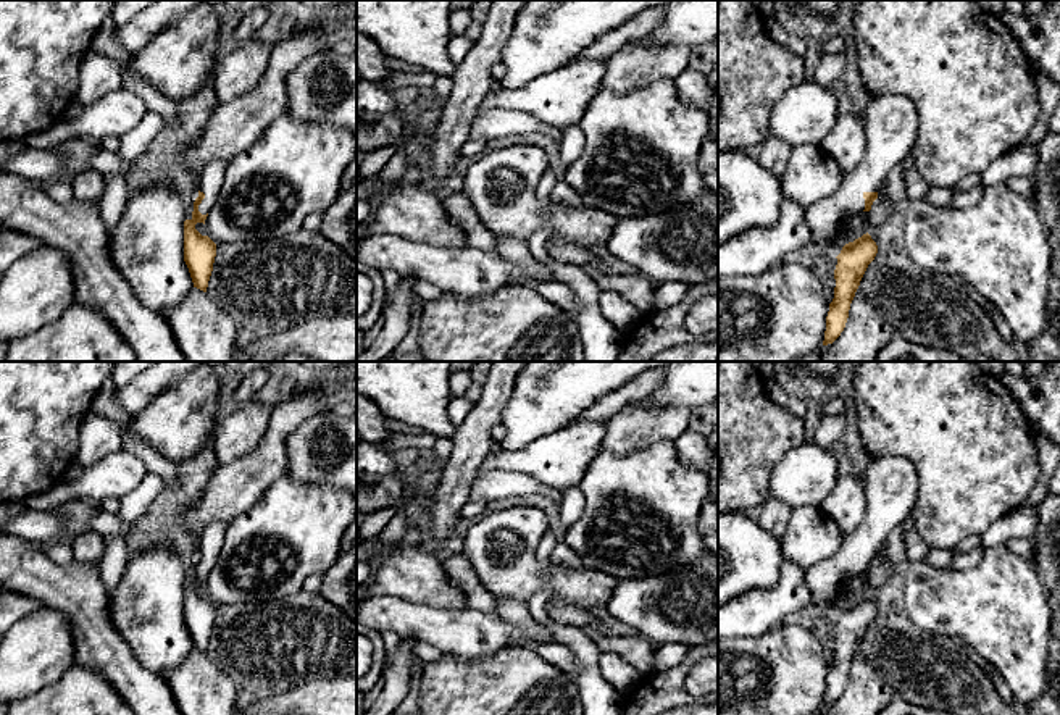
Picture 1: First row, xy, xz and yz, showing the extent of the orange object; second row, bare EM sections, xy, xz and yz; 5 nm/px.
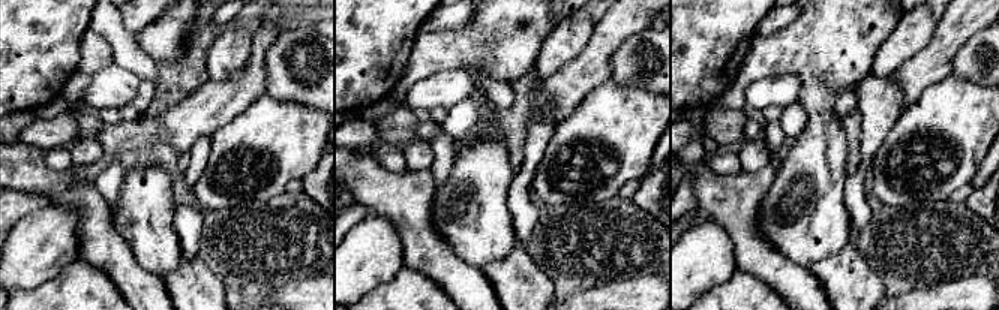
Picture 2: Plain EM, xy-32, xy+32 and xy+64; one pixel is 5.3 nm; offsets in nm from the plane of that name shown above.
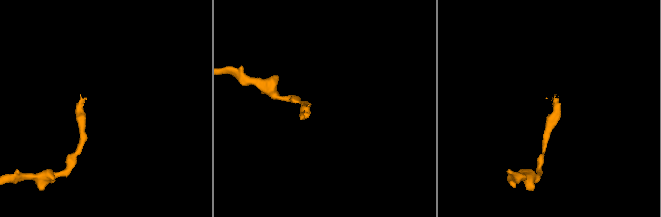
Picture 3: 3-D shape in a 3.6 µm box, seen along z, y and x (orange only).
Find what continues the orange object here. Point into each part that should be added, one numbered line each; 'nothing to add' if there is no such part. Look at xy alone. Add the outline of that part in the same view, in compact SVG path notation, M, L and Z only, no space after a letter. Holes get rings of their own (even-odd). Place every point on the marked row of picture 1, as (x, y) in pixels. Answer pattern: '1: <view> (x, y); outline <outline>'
1: xy (210, 181); outline M215 158L202 169L198 176L198 190L205 194L205 199L198 205L198 211L202 215L210 213L211 207L215 205L224 182L226 168L226 160Z

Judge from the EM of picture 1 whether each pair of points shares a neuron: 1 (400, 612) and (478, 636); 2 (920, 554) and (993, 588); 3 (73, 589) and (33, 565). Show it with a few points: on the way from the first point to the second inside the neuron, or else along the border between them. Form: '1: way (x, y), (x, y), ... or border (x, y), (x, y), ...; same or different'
1: way (420, 622), (459, 631); same
2: border (910, 560), (923, 562); different
3: way (63, 588), (54, 586), (42, 575); same

